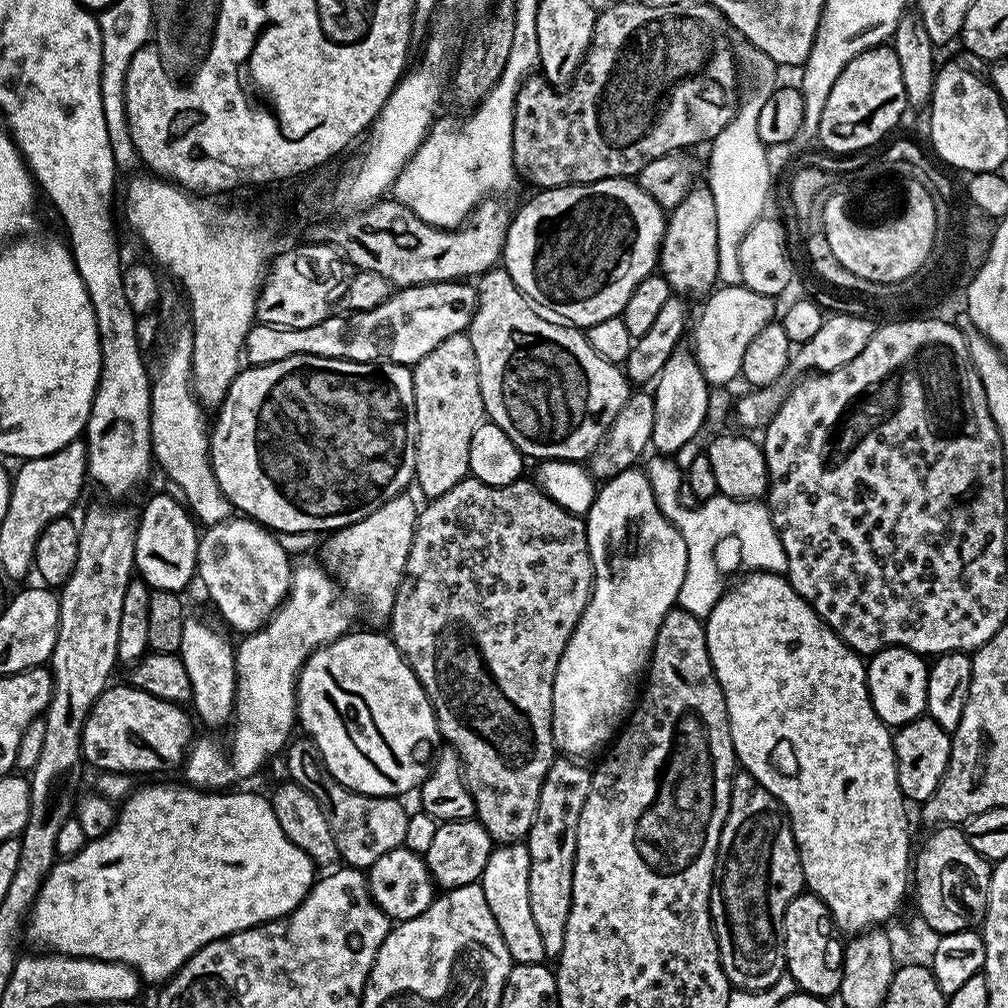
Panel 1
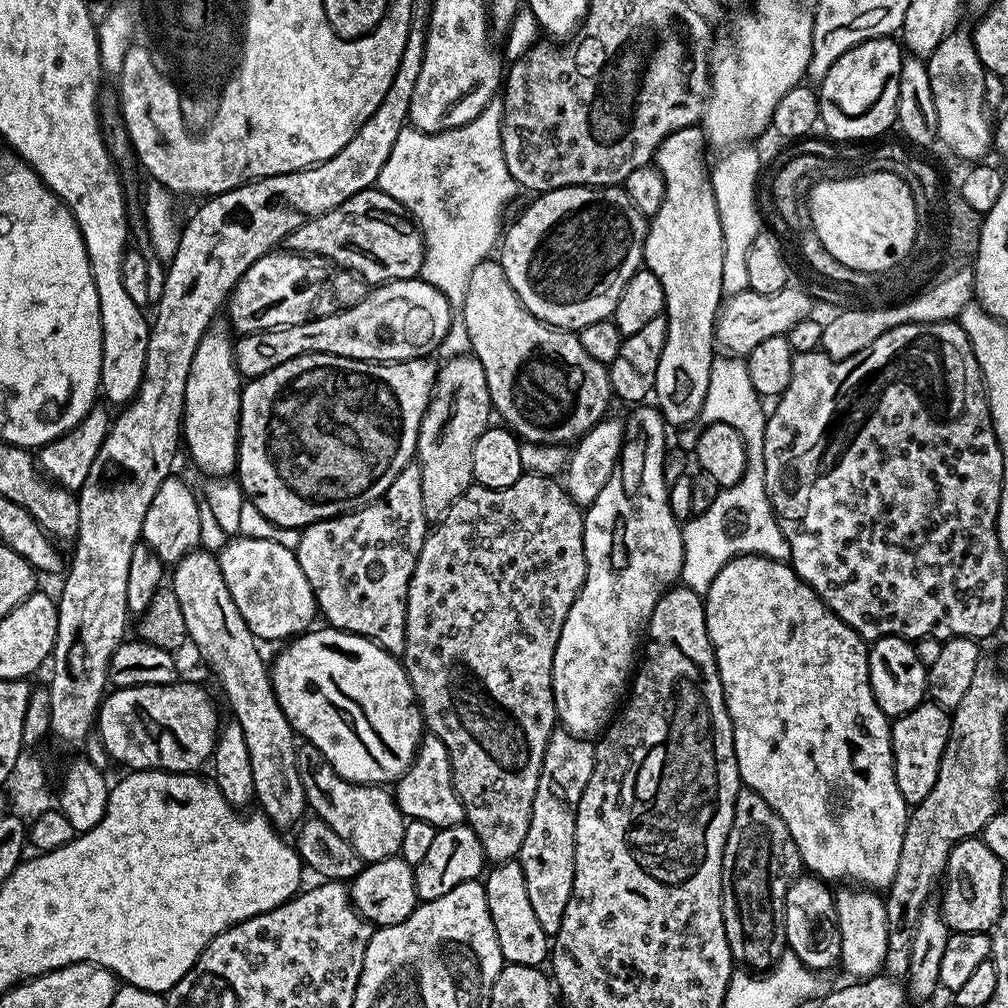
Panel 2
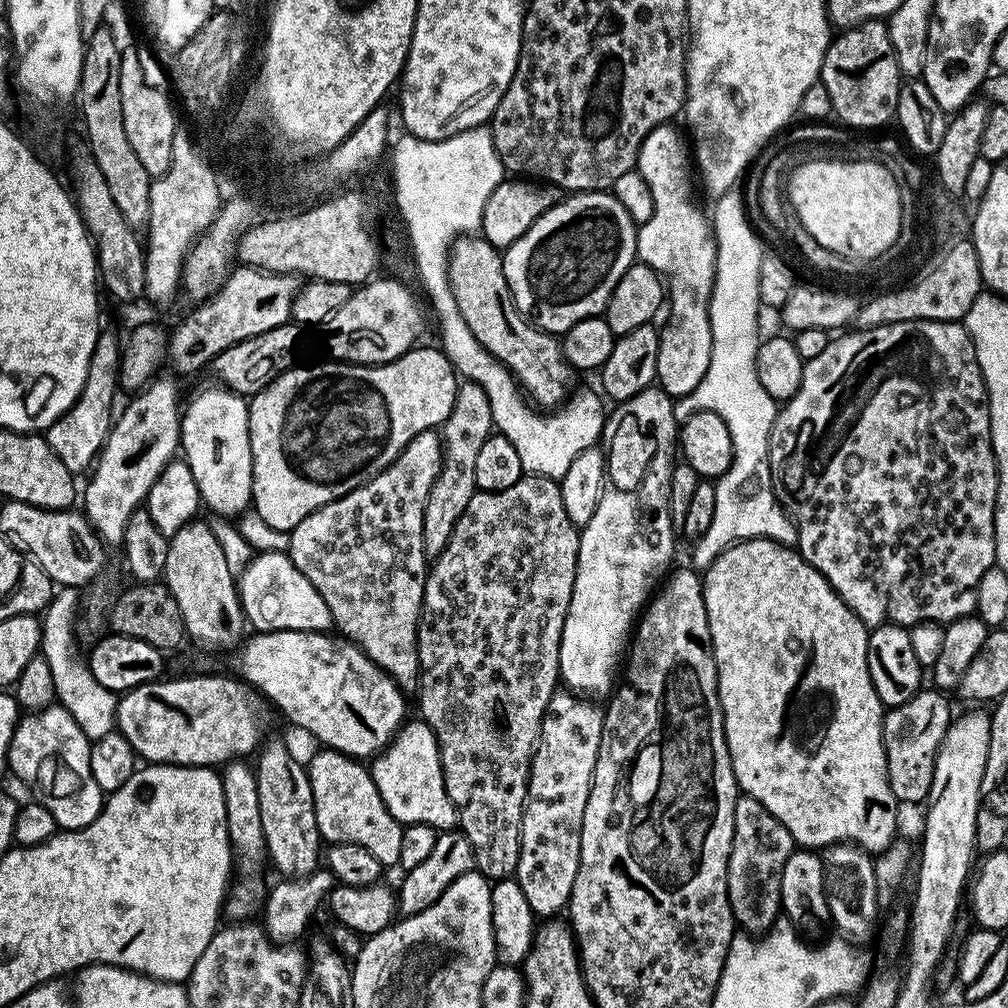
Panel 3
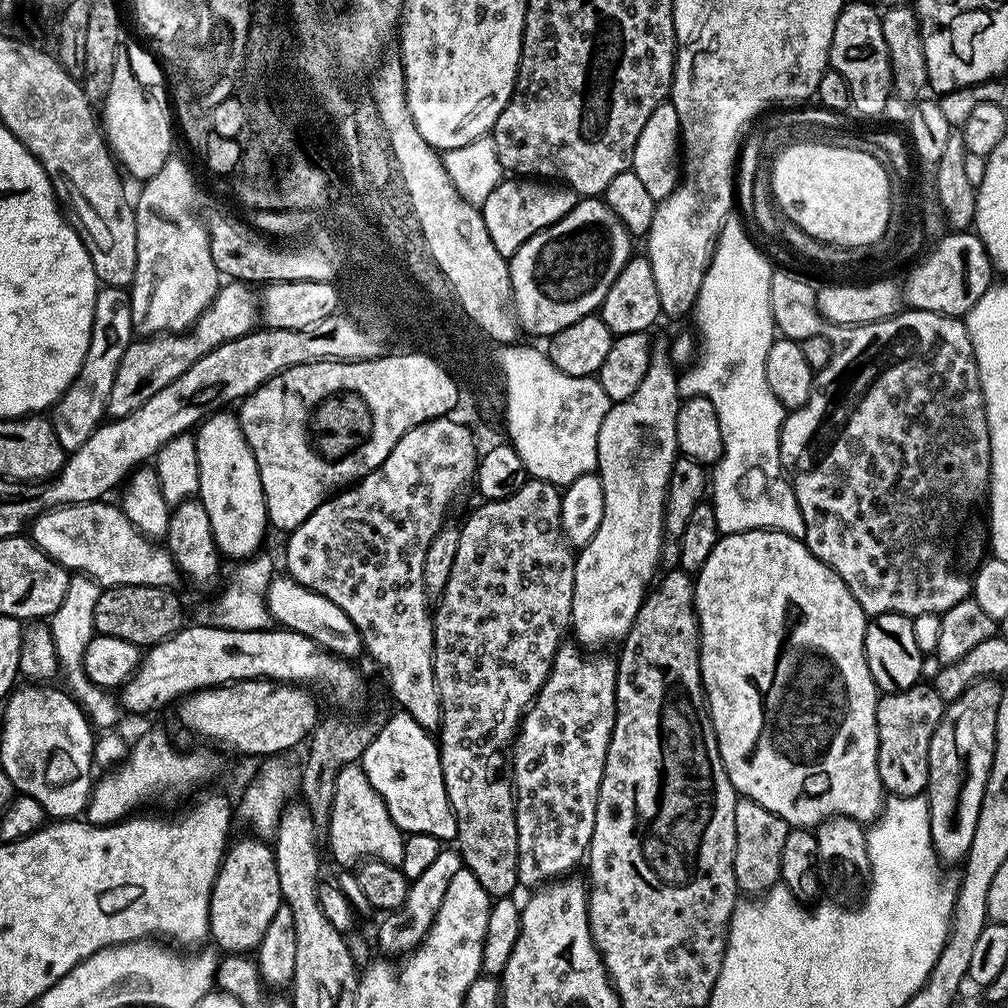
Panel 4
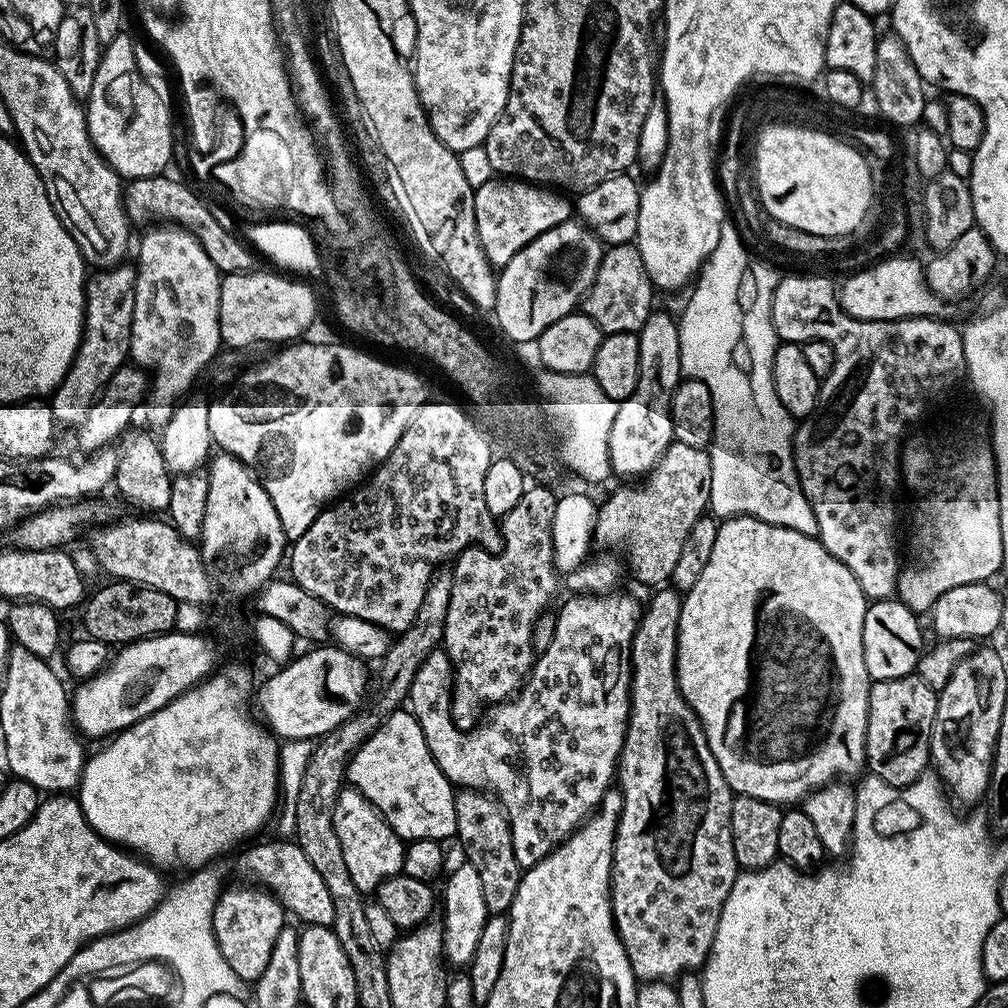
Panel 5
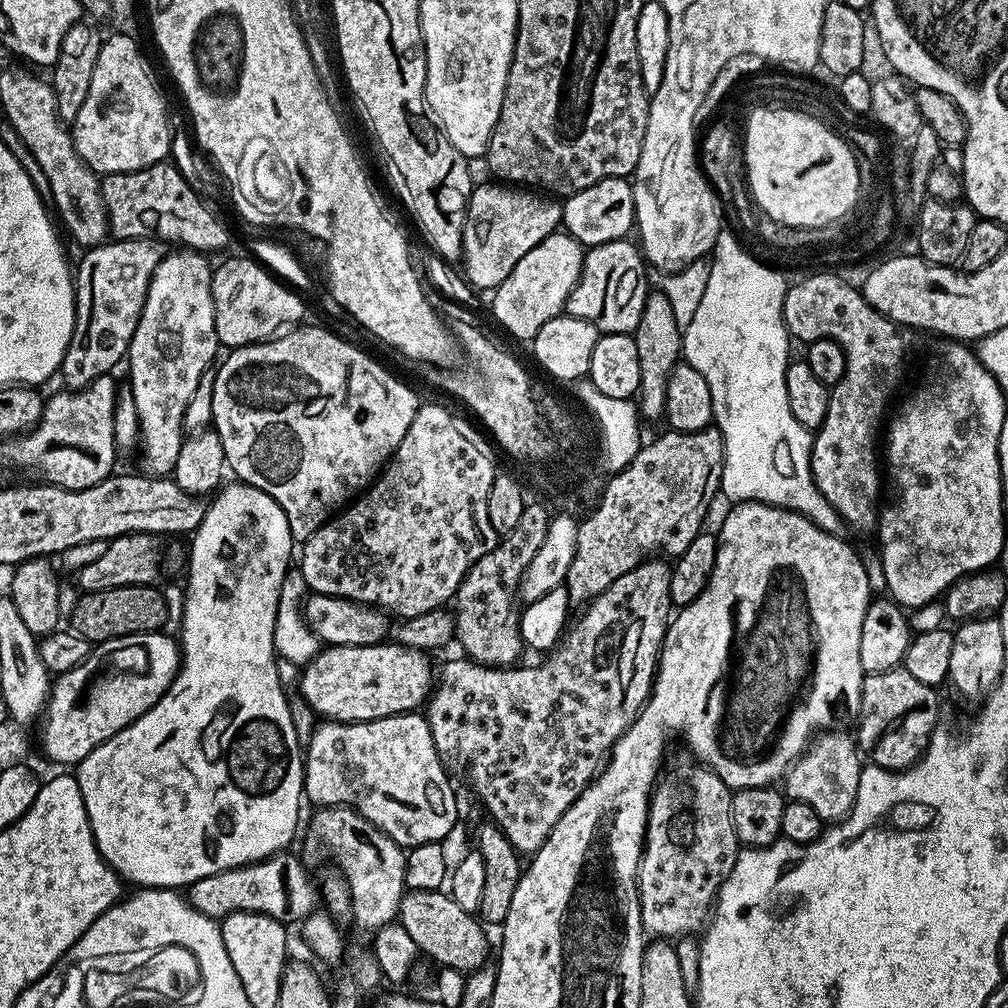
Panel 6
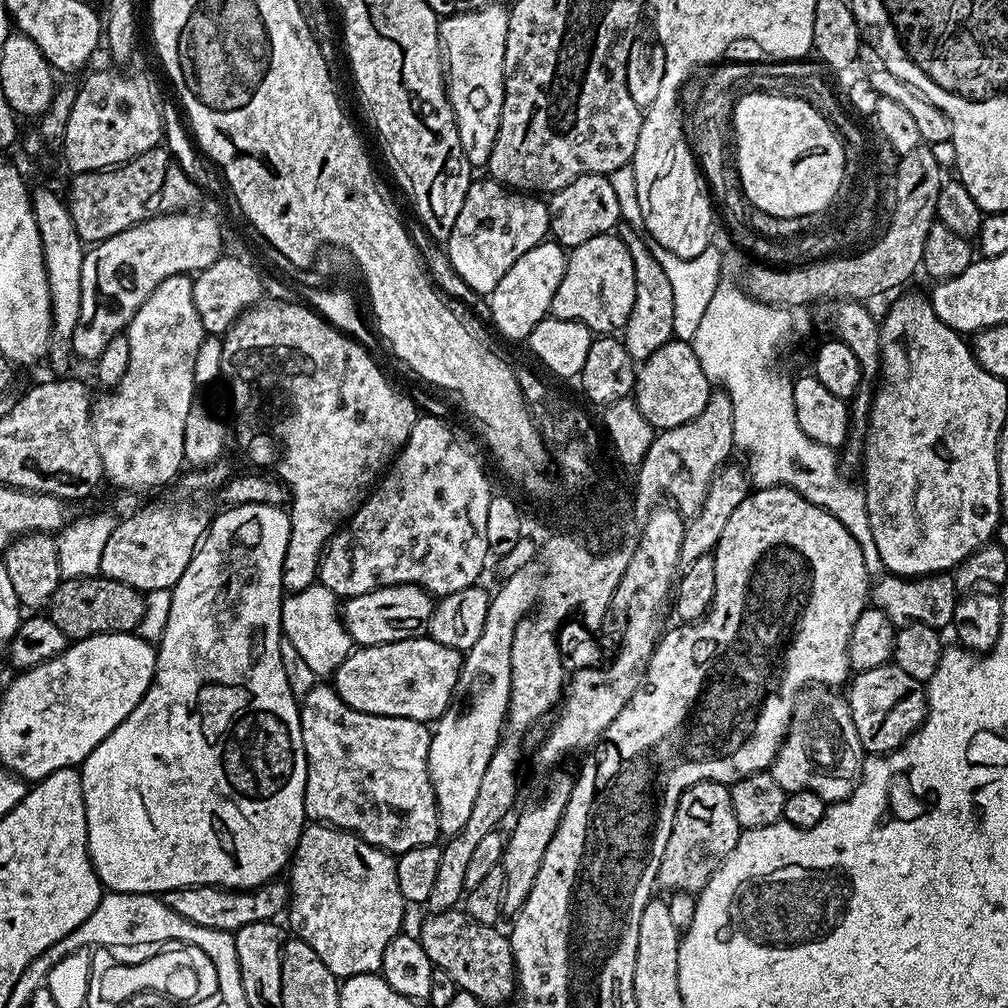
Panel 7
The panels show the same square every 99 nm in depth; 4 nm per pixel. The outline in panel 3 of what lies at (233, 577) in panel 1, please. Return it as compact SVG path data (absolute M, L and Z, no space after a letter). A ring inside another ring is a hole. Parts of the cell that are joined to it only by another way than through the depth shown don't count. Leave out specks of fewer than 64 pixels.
M283 551L253 555L252 561L239 573L238 587L245 621L251 627L253 624L256 632L328 632L333 627L330 606L322 602L322 594L310 586L298 566L294 566L294 562Z

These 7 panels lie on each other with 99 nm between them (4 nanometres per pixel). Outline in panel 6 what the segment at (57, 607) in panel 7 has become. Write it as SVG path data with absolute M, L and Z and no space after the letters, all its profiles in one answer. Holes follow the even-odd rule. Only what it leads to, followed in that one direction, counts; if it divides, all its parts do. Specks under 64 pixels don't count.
M123 584L117 588L103 588L97 592L85 592L72 608L71 627L93 645L130 634L158 632L167 618L167 604L163 591L151 584Z

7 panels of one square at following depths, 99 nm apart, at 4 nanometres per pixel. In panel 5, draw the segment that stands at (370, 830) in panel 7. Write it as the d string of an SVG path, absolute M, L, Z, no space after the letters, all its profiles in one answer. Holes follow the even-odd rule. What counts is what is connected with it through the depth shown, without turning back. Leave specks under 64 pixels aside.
M397 710L384 719L380 729L352 756L346 780L383 814L401 840L444 842L447 836L455 837L454 786L438 770L438 762L434 762L430 746L422 738L422 726L418 726L411 711Z

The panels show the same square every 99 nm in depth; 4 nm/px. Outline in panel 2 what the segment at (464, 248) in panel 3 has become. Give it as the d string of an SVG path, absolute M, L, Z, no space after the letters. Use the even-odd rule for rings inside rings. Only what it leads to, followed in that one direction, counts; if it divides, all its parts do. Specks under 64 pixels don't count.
M489 258L474 266L462 308L470 352L478 362L482 362L482 370L486 370L495 415L500 415L505 420L501 421L521 441L568 446L585 436L598 421L605 419L607 412L604 411L608 403L614 400L605 364L594 362L594 358L582 350L582 342L575 331L553 328L530 314L530 310L526 310L518 298L514 286L510 286L503 266L495 259Z

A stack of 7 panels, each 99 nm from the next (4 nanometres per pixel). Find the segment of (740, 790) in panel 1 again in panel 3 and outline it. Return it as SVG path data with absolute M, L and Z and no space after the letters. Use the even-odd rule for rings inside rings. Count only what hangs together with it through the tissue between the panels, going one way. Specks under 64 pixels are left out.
M737 795L734 806L734 842L728 863L728 901L732 917L745 933L763 934L777 923L781 915L780 887L782 866L794 851L790 830L753 796Z

